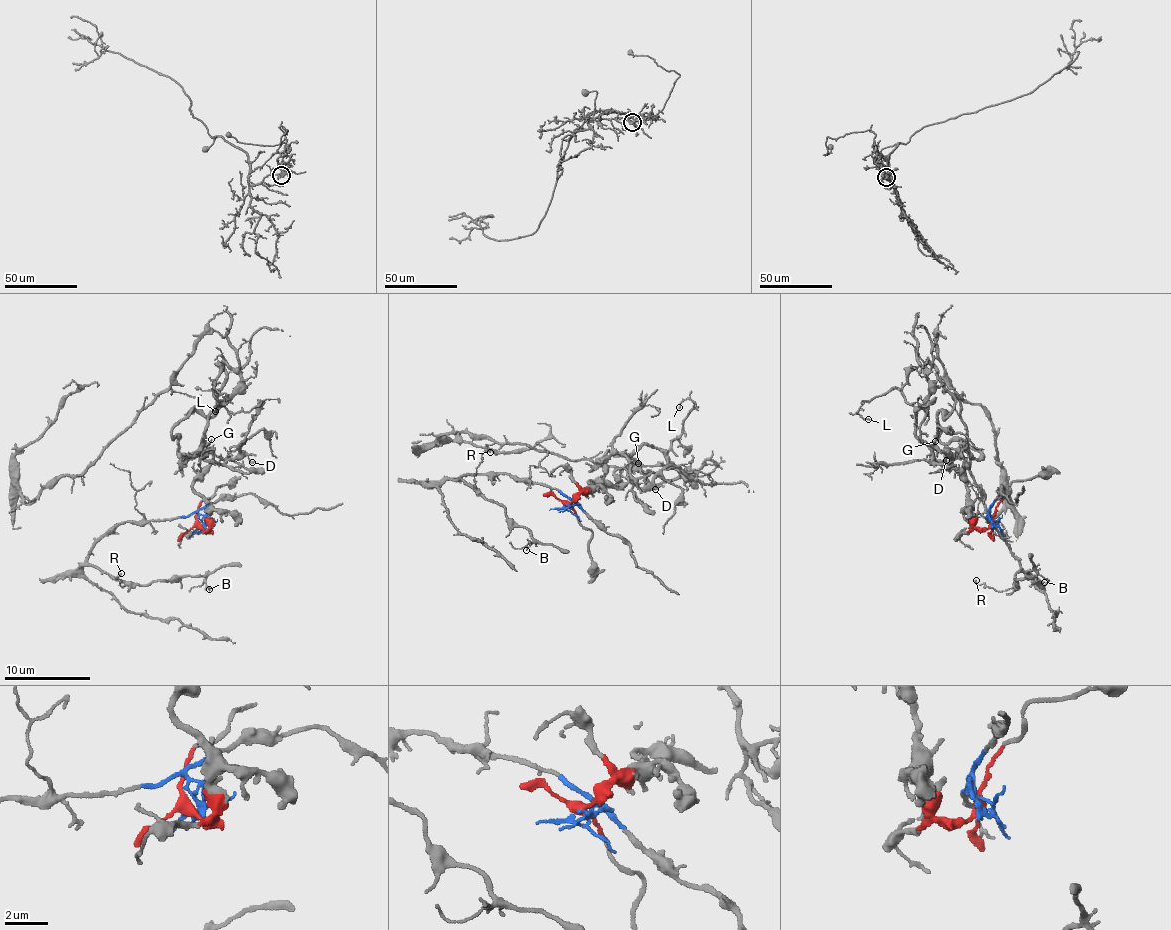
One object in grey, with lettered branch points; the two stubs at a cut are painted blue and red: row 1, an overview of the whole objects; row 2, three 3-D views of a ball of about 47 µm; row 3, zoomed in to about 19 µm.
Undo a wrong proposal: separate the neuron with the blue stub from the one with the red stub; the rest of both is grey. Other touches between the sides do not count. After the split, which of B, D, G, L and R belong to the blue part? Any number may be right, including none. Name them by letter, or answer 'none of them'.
B, R

